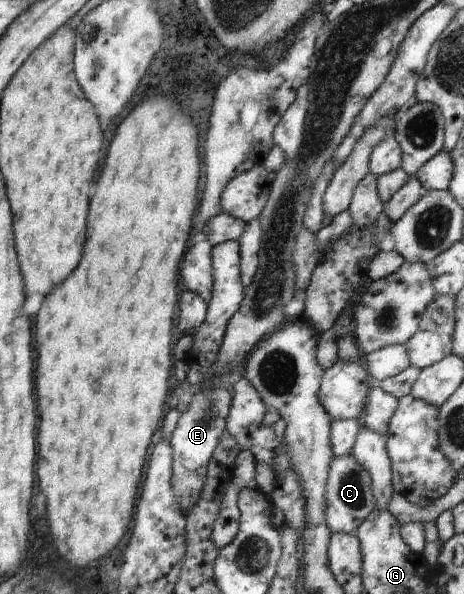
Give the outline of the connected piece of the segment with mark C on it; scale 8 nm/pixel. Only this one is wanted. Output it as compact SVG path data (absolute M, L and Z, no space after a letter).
M351 455L334 456L325 484L325 521L330 532L355 533L377 507L370 473Z

